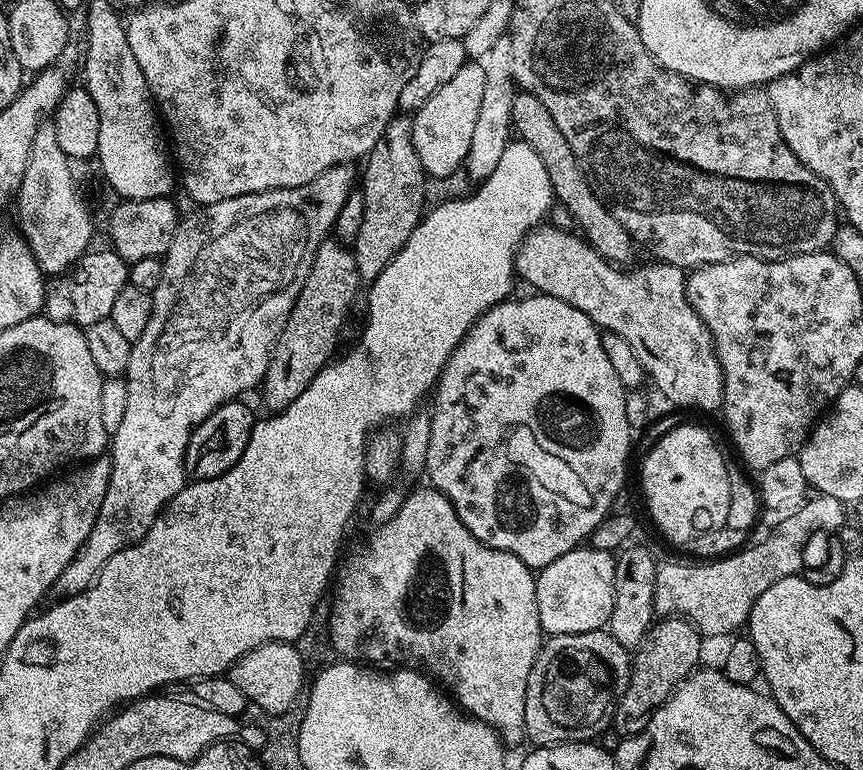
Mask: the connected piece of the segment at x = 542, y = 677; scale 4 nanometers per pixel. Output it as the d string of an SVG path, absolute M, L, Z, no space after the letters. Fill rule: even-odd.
M606 630L548 636L541 643L540 653L526 682L524 731L527 739L532 739L531 743L536 746L595 741L604 730L612 727L616 704L626 690L631 673L632 656L629 649L618 646L618 642L614 642Z

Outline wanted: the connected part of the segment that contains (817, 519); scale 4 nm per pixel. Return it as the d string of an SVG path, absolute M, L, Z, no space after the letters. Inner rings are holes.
M816 494L805 500L798 510L787 513L783 517L785 520L774 525L772 533L754 548L750 546L745 551L737 550L731 556L707 562L692 562L696 564L683 564L680 560L657 563L656 616L678 616L681 620L689 620L704 638L731 637L735 628L743 629L747 625L750 610L762 593L770 590L774 582L795 576L805 567L804 551L812 532L824 529L832 532L828 534L839 533L846 524L844 508L845 501ZM746 563L755 568L755 572L746 572Z

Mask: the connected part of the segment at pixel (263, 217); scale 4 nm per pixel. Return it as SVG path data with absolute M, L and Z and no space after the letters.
M339 164L338 166L330 166L330 170L326 170L322 174L318 174L318 178L314 178L308 183L306 186L298 186L295 188L279 188L278 190L269 190L268 192L255 192L254 194L242 194L238 198L226 198L222 202L214 202L213 204L206 204L200 207L197 207L196 212L192 212L188 217L181 219L176 226L176 233L174 234L174 238L170 242L170 250L165 254L162 258L164 261L164 269L162 270L162 282L158 282L158 290L152 293L152 313L150 314L150 322L146 326L146 330L142 334L142 338L138 338L134 341L132 346L132 353L130 354L130 362L128 363L128 370L126 373L126 381L128 380L128 389L124 392L124 413L120 416L120 421L117 422L116 428L114 424L114 431L110 436L110 455L112 457L112 473L110 474L110 482L106 486L106 498L102 498L102 506L98 510L98 518L94 522L94 526L90 530L90 534L86 538L86 542L82 547L78 550L78 554L75 558L70 562L70 566L66 566L66 570L62 570L62 574L58 574L58 578L56 579L56 587L54 589L55 595L57 597L63 598L65 596L77 596L78 594L82 594L86 589L88 589L93 582L98 578L98 574L102 570L102 566L106 566L106 562L110 562L110 558L114 558L114 554L118 554L118 550L126 550L129 548L131 544L138 544L141 538L146 534L146 530L150 530L150 526L154 521L156 521L157 516L160 515L162 509L167 506L173 498L175 498L181 490L183 490L184 485L186 483L186 473L184 471L184 455L186 454L186 446L190 442L190 438L192 437L192 432L194 429L201 424L205 418L210 415L210 413L219 408L221 404L225 403L225 401L232 402L237 399L236 396L239 392L248 392L252 387L259 385L261 381L264 379L264 375L266 374L266 366L270 362L270 358L272 357L272 348L276 345L276 340L280 337L280 331L284 329L284 323L288 320L288 315L290 314L290 310L294 306L294 302L298 298L298 294L302 290L302 286L306 282L306 278L310 274L310 270L312 269L312 263L316 260L316 251L320 248L320 243L324 240L329 239L330 230L335 229L336 219L338 218L338 214L342 210L342 205L346 203L346 198L350 198L350 194L354 191L358 184L358 172L356 169L353 169L353 165L349 164Z

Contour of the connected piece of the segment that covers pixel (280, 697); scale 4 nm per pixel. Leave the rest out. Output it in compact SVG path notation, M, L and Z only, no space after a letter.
M275 640L235 660L226 675L234 682L234 686L238 686L238 690L242 690L249 705L256 707L257 704L264 714L284 714L296 704L294 702L299 696L301 699L305 691L304 667L306 661L300 656L295 643Z

